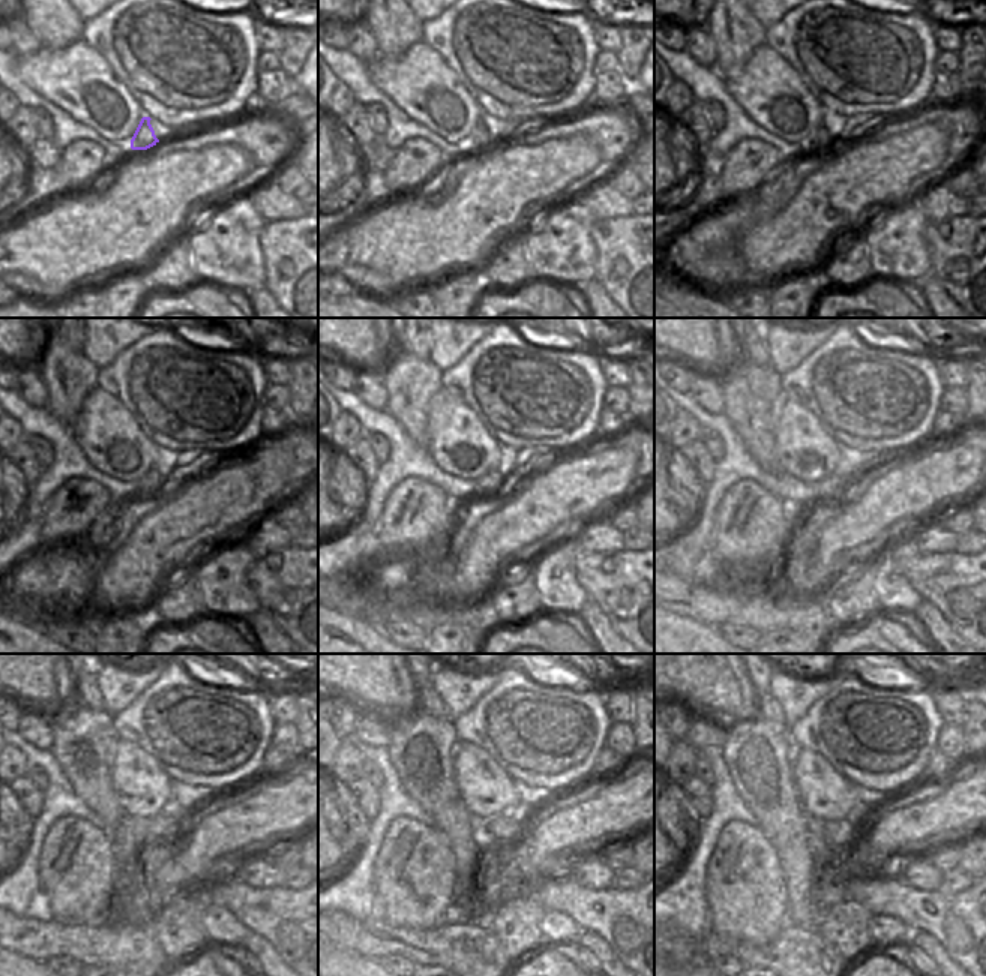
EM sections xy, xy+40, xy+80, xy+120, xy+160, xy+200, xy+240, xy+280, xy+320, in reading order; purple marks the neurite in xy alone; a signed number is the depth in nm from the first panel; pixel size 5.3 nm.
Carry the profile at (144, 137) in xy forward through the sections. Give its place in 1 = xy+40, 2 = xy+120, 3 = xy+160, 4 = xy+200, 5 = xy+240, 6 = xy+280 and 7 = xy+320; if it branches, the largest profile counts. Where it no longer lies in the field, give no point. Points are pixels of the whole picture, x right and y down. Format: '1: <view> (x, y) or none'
1: xy+40 (482, 138)
2: xy+120 (152, 482)
3: xy+160 (492, 485)
4: xy+200 (833, 489)
5: xy+240 (170, 825)
6: xy+280 (502, 831)
7: xy+320 (854, 834)

